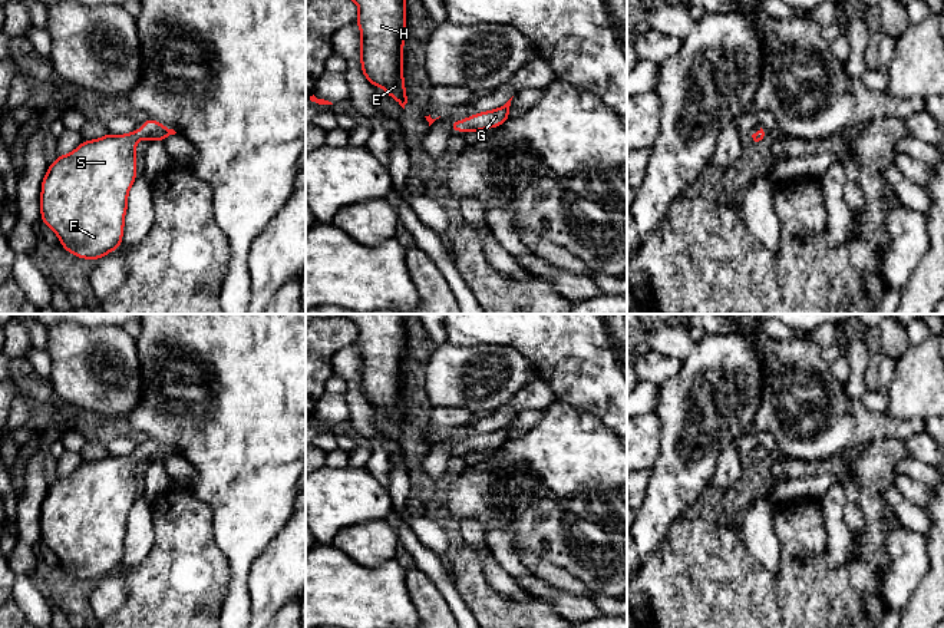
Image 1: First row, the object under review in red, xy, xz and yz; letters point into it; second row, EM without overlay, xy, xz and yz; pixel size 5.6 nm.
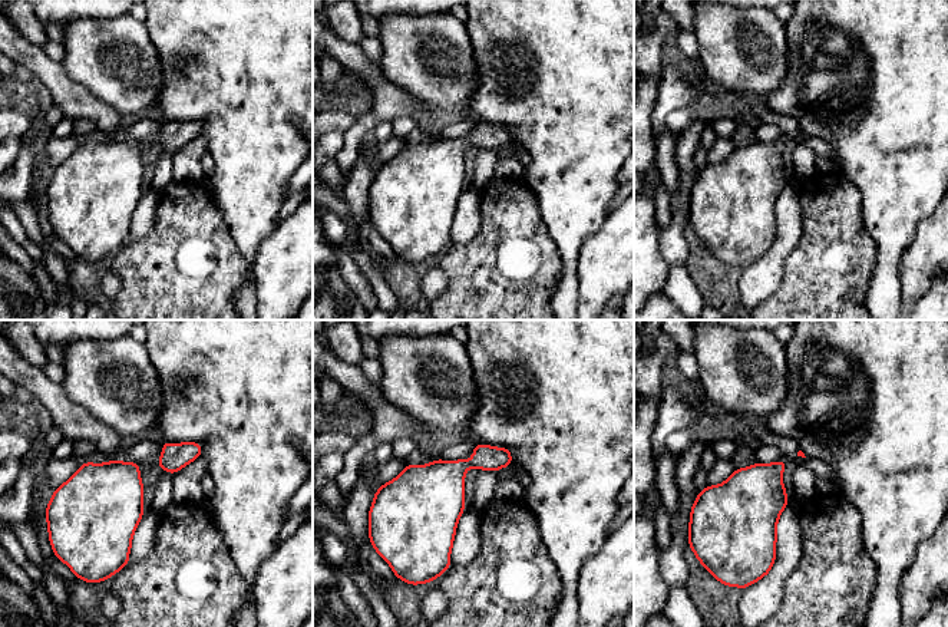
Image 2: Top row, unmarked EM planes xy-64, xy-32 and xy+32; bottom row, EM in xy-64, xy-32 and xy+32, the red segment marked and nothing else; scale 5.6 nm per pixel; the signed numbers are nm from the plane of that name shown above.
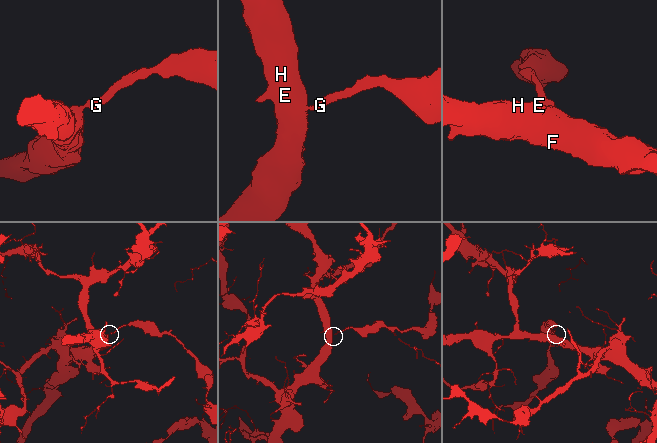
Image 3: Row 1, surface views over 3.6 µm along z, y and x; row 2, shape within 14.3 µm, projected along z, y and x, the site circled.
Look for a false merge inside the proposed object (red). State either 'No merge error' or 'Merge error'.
No merge error

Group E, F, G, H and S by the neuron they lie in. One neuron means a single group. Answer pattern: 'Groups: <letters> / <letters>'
Groups: E F G H S

